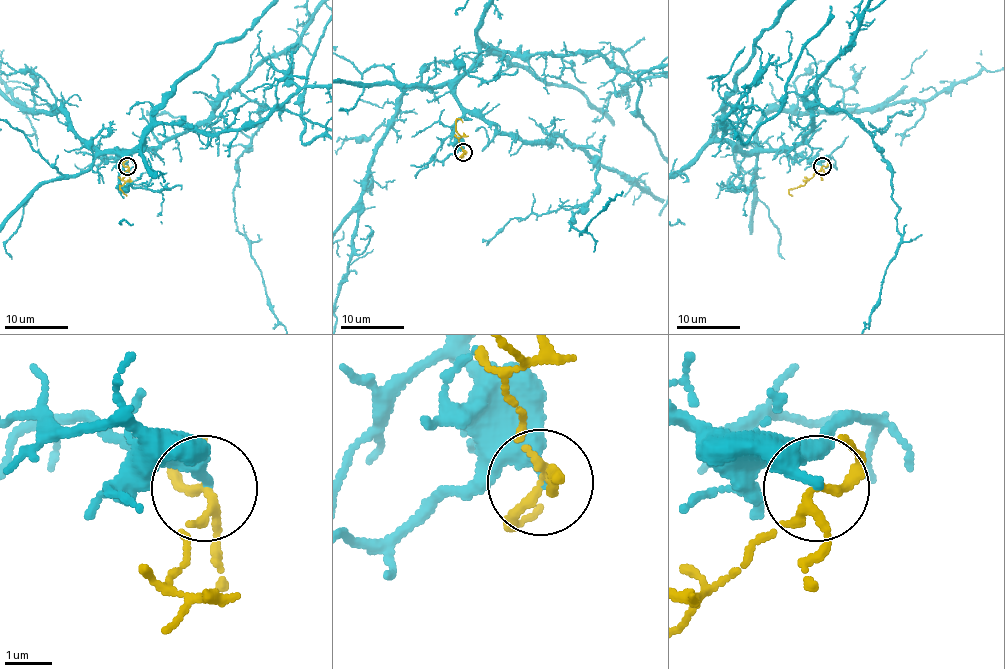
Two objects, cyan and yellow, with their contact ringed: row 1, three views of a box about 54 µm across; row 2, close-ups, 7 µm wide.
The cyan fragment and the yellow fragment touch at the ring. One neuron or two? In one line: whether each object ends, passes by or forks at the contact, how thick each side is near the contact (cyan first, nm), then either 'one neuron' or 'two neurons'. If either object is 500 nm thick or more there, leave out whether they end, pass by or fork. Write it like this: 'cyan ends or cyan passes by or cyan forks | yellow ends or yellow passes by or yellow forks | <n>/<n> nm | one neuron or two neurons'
cyan ends | yellow forks | 280/160 nm | one neuron

